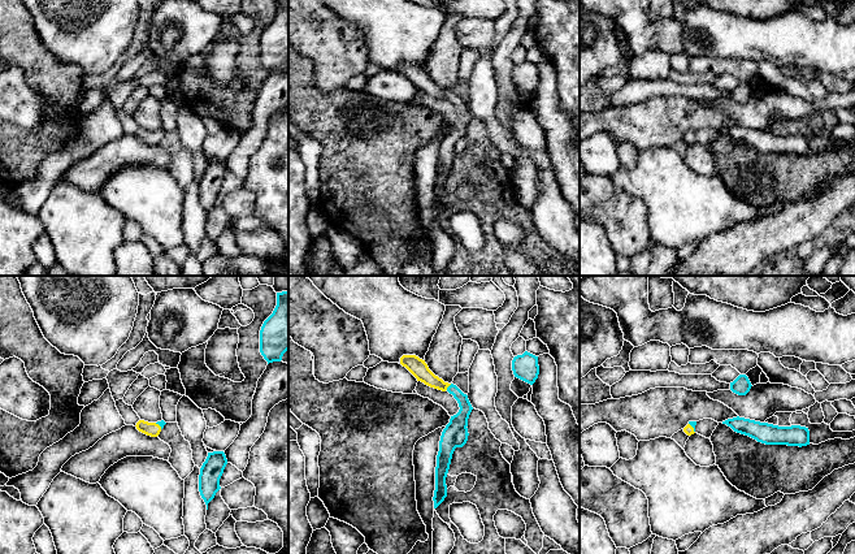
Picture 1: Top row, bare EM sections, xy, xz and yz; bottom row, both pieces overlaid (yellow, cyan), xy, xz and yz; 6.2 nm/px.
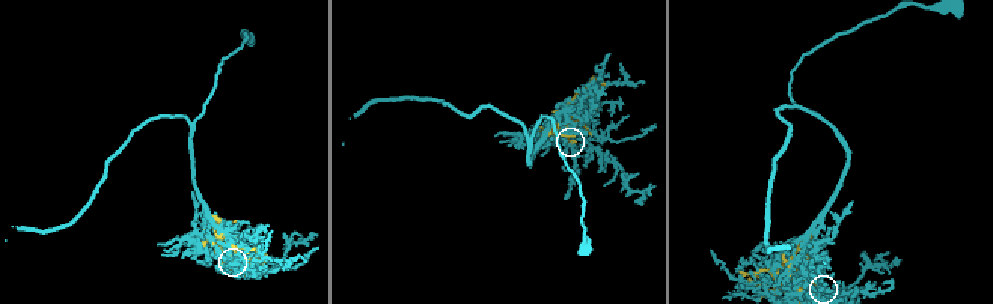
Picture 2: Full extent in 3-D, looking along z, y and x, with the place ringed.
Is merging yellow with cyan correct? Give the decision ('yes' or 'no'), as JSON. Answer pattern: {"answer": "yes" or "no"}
{"answer": "no"}

